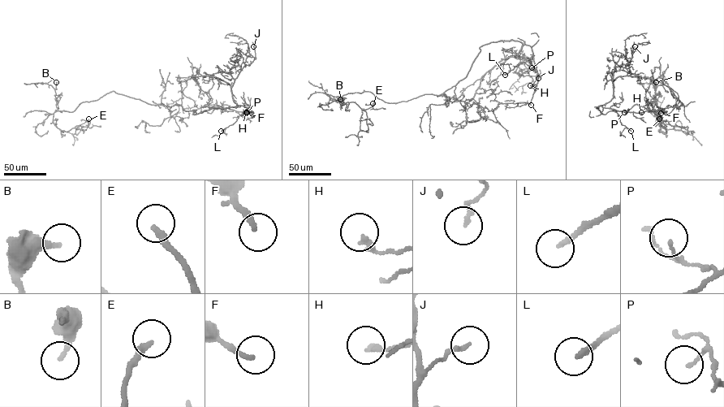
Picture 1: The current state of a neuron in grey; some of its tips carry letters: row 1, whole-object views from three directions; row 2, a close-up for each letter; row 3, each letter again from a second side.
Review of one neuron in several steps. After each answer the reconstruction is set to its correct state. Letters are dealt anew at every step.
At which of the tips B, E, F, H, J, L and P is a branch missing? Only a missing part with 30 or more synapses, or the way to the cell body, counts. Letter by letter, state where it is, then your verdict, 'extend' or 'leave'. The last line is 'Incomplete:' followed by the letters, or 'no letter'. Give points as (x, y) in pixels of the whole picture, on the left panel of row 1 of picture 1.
B: at (56, 82); leave
E: at (88, 119); extend
F: at (246, 113); extend
H: at (246, 112); leave
J: at (253, 46); leave
L: at (221, 131); extend
P: at (247, 112); leave
Incomplete: E, F, L

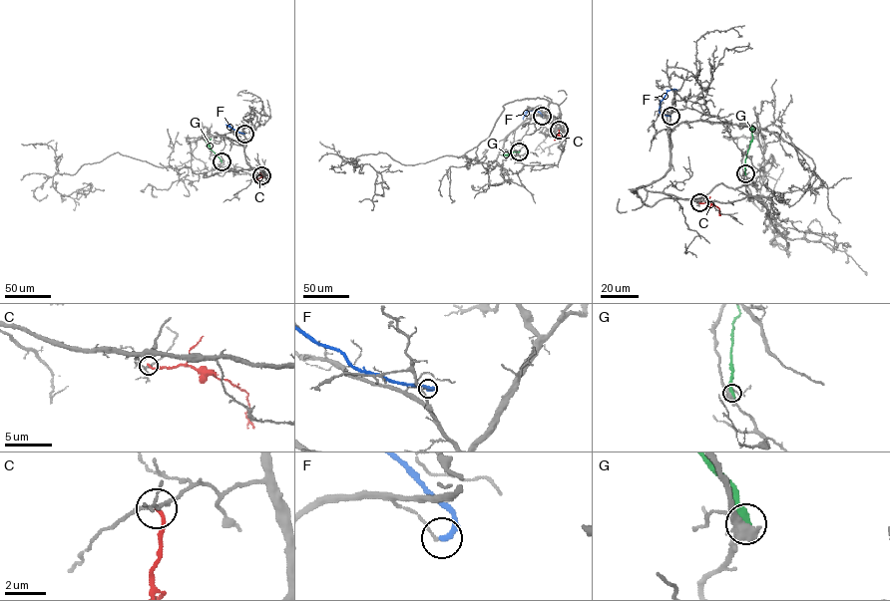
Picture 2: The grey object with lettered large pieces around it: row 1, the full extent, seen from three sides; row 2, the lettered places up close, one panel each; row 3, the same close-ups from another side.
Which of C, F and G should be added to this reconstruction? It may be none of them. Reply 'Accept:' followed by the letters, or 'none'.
Accept: none

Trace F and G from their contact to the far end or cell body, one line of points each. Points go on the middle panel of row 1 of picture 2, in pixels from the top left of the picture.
F: (542, 116), (536, 111), (528, 111), (523, 119)
G: (519, 151), (503, 154), (509, 155)

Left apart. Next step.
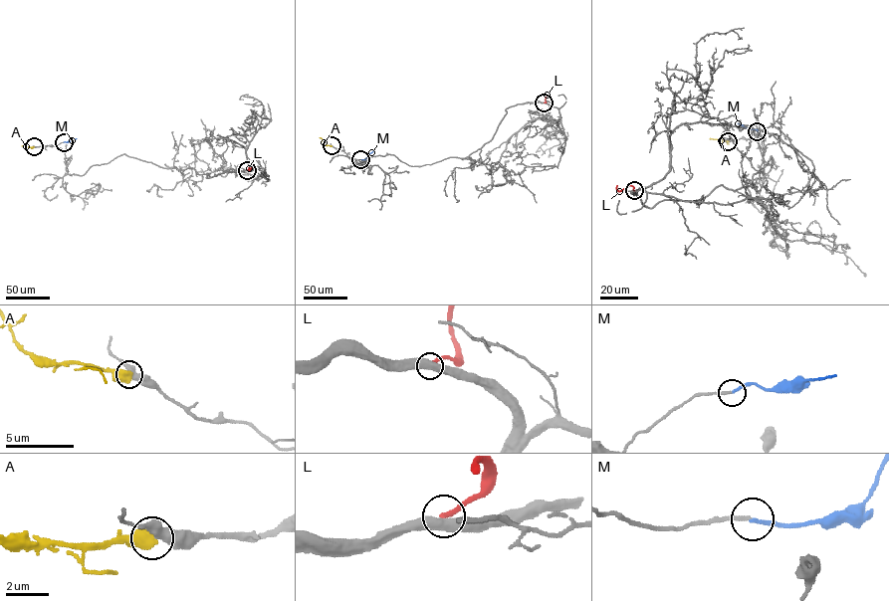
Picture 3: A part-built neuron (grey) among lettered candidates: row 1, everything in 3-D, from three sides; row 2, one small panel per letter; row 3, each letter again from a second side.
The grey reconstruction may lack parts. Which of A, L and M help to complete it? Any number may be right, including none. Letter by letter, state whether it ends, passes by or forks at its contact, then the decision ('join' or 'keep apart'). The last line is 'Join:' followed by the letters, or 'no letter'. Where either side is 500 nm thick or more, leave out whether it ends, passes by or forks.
A: keep apart
L: keep apart
M: it ends there; join
Join: M

